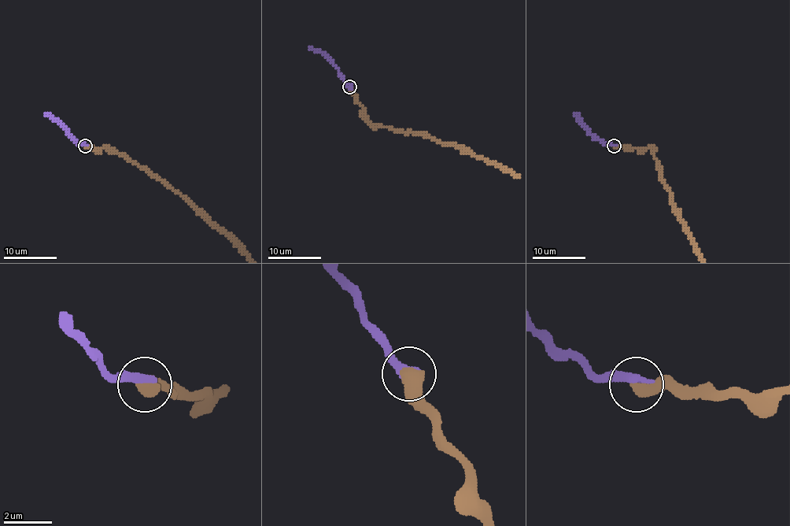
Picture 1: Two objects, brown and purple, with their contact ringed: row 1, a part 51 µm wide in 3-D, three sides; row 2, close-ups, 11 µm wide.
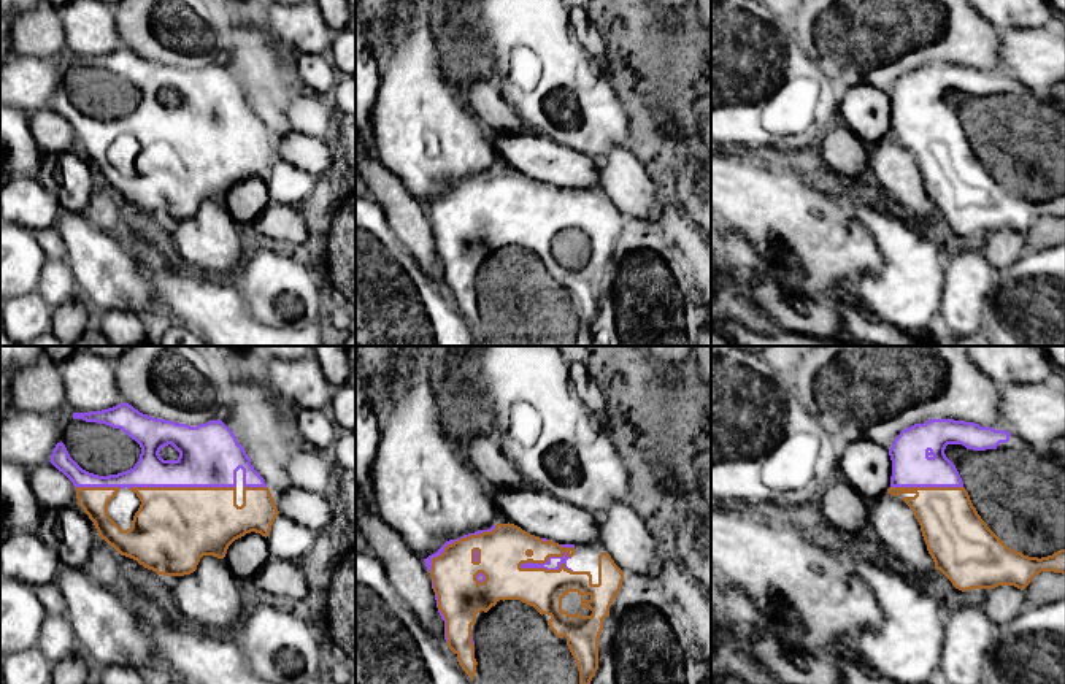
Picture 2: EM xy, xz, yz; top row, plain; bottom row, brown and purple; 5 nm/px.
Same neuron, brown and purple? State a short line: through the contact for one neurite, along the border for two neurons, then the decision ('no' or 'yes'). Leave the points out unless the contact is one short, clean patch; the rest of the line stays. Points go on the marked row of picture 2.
yes

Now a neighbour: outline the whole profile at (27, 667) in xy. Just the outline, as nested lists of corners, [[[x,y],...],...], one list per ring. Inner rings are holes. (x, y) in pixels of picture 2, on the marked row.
[[[30,647],[3,659],[3,684],[51,684],[52,667],[40,649]]]

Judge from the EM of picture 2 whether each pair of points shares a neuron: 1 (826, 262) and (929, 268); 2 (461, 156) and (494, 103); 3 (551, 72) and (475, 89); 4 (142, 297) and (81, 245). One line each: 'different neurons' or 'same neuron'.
1: different neurons
2: different neurons
3: different neurons
4: same neuron

